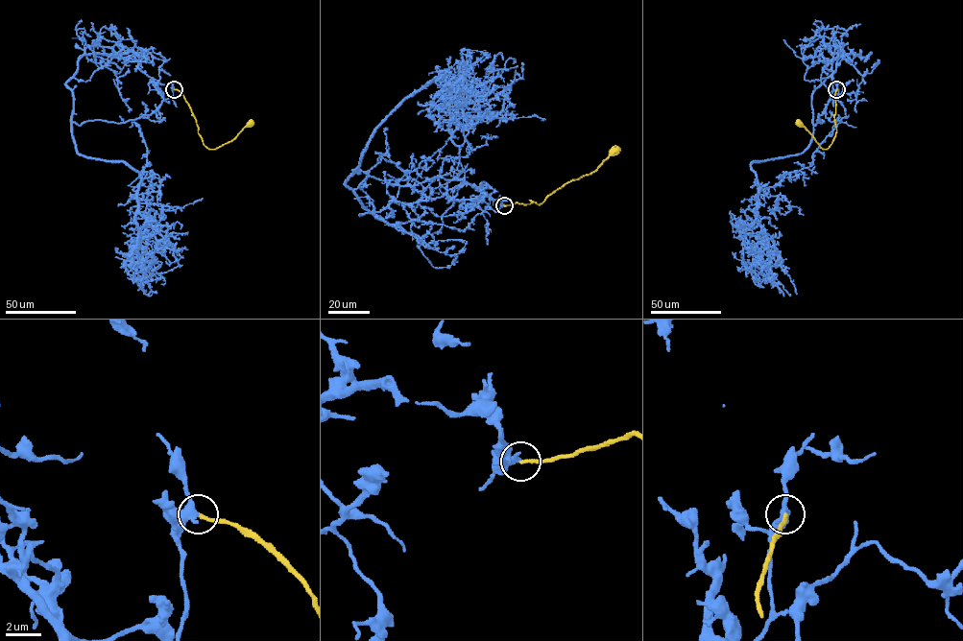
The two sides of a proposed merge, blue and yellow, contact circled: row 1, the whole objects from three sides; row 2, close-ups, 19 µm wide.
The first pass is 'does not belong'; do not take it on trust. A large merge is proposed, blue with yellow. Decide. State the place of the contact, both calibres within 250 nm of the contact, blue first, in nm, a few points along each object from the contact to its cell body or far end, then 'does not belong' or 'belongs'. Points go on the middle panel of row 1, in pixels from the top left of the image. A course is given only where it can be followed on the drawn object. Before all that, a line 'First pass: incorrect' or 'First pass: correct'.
First pass: correct
(504, 205) | 380/200 nm | blue via (504, 205), (354, 171), (434, 81), (464, 131), (438, 233) | yellow via (504, 205), (533, 201), (539, 205), (564, 185), (594, 171), (613, 150) | does not belong

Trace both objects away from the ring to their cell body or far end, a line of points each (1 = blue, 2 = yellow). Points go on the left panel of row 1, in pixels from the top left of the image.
1: (174, 88), (150, 114), (72, 124), (77, 152), (133, 168), (134, 191), (147, 149), (129, 128)
2: (174, 88), (188, 105), (198, 132), (209, 149), (231, 141), (250, 124)

